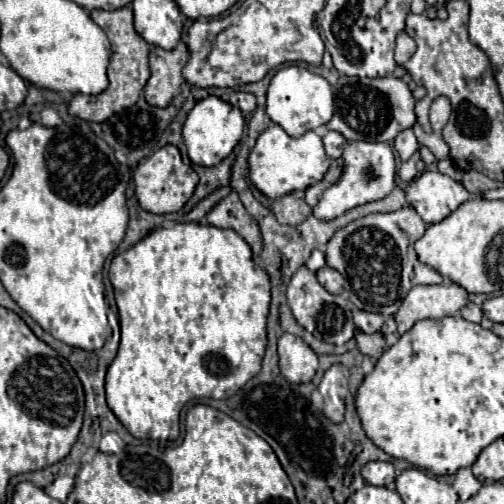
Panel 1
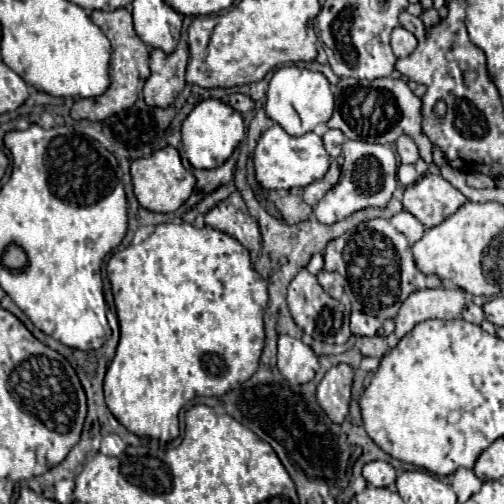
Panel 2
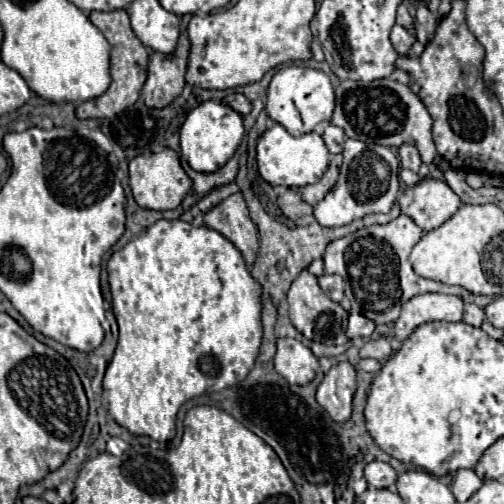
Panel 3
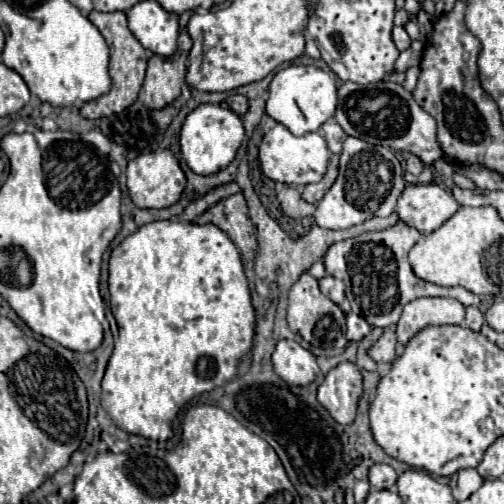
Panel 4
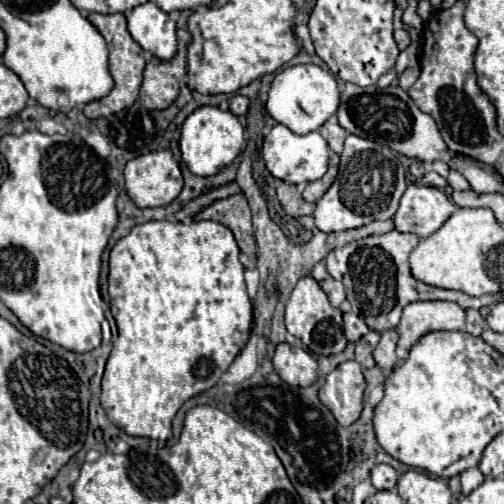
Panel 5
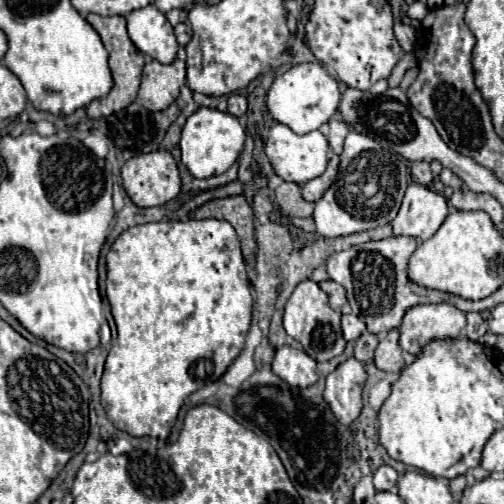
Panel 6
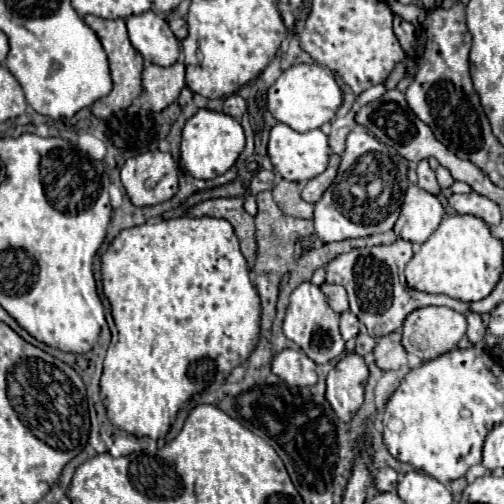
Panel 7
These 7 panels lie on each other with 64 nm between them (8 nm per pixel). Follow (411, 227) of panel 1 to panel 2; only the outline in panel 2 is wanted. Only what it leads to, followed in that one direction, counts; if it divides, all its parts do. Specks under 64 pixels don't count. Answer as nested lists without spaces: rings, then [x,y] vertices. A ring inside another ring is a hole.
[[[406,210],[392,218],[362,222],[354,230],[328,242],[324,252],[324,270],[338,272],[350,286],[352,308],[380,320],[394,318],[400,304],[416,290],[442,288],[438,276],[422,274],[412,260],[412,246],[424,234],[424,226]]]

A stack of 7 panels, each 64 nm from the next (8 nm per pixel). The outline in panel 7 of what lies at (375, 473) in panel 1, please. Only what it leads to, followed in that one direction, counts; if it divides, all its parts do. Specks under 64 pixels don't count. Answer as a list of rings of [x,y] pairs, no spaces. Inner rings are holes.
[[[378,468],[374,474],[378,492],[394,492],[398,484],[398,472],[394,468]]]

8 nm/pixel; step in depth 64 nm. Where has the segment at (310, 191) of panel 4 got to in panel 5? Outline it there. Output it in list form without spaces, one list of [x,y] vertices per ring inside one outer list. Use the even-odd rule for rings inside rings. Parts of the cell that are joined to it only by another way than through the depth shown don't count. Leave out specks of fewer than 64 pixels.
[[[330,154],[330,166],[328,166],[328,172],[320,178],[320,180],[314,180],[314,182],[310,182],[306,188],[304,188],[304,200],[306,202],[316,202],[316,200],[320,200],[320,196],[332,186],[332,182],[336,180],[336,174],[338,174],[338,162],[340,162],[340,158],[338,158],[338,154]]]

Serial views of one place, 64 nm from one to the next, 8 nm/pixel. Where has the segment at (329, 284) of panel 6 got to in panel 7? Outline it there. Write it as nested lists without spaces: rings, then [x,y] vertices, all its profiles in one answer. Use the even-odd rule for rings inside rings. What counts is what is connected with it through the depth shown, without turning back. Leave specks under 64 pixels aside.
[[[322,284],[320,290],[324,292],[326,302],[334,312],[342,314],[342,312],[348,310],[348,296],[346,296],[346,290],[342,286],[338,286],[338,284]]]

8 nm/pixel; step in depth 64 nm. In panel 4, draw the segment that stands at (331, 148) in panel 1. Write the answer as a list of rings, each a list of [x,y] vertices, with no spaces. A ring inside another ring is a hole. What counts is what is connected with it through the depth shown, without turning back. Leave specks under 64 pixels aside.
[[[330,118],[330,120],[322,126],[322,130],[328,148],[330,148],[332,152],[340,154],[340,152],[342,152],[342,144],[344,144],[344,140],[346,140],[346,132],[340,128],[340,124],[338,124],[334,118]]]

